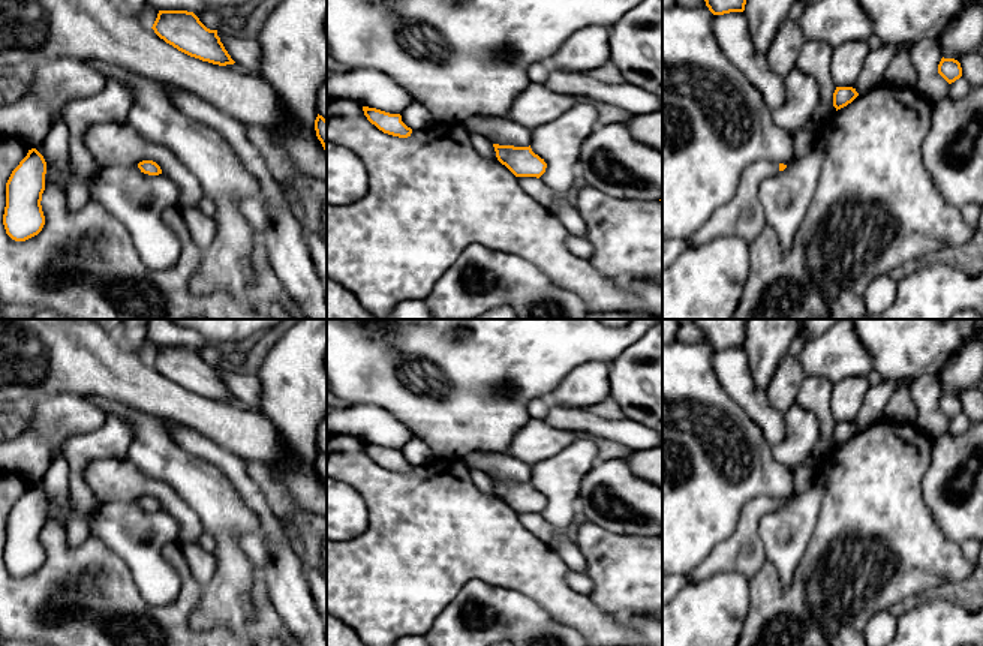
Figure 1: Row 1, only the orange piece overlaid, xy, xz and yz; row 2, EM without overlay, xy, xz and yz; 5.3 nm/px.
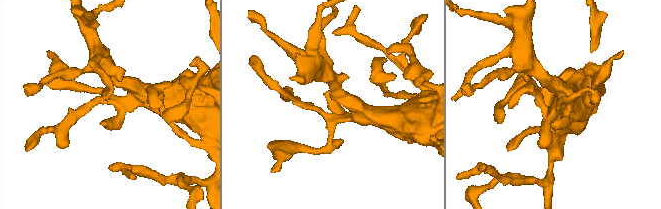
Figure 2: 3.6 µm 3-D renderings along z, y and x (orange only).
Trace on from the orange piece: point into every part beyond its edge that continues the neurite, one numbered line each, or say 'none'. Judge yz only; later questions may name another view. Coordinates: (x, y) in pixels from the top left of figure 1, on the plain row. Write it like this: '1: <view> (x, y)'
1: yz (742, 552)

